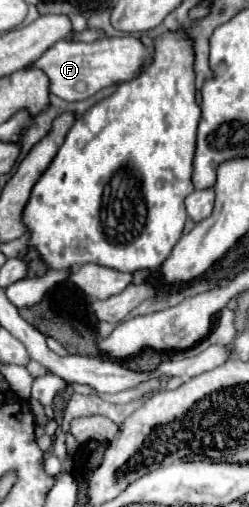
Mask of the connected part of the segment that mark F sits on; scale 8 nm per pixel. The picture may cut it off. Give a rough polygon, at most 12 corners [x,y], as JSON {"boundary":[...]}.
{"boundary":[[136,37],[58,41],[28,67],[50,93],[88,99],[132,79],[152,49]]}

